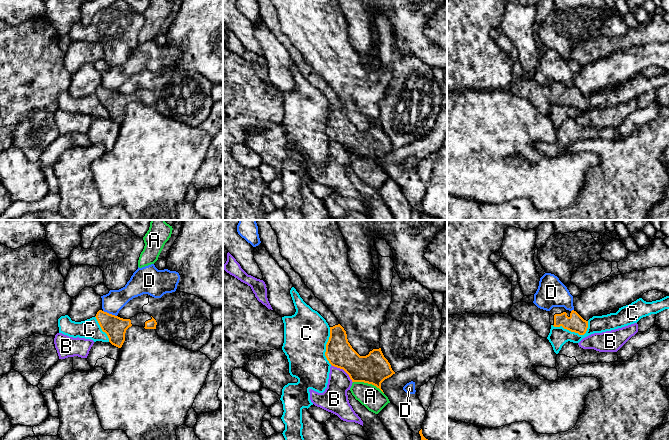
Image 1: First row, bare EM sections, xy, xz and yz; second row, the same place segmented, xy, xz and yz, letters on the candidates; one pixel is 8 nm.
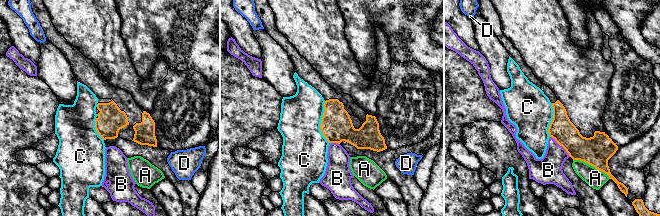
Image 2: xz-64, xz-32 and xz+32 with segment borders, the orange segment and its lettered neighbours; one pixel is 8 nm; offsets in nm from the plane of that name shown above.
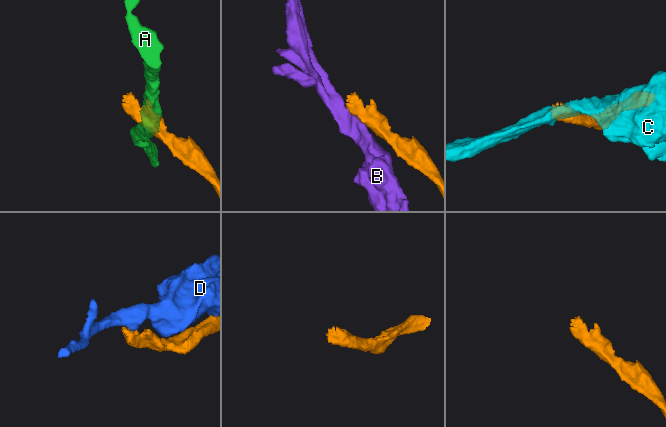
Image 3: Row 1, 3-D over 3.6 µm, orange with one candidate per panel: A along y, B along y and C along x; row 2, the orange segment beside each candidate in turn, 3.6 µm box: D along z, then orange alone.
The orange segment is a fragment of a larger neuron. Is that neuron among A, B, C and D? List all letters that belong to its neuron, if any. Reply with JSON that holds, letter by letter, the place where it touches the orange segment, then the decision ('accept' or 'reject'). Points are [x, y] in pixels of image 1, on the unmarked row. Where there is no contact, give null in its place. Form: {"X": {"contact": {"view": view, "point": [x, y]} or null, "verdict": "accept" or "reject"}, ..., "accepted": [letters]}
{"A": {"contact": {"view": "xz", "point": [368, 159]}, "verdict": "reject"}, "B": {"contact": {"view": "xz", "point": [343, 145]}, "verdict": "reject"}, "C": {"contact": {"view": "yz", "point": [574, 107]}, "verdict": "reject"}, "D": {"contact": {"view": "xy", "point": [110, 90]}, "verdict": "reject"}, "accepted": []}

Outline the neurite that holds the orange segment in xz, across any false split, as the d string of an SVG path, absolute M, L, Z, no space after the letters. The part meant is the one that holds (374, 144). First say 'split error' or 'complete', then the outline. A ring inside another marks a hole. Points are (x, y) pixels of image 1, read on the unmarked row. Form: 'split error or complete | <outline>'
split error | M257 0L258 10L262 21L273 35L288 50L290 57L303 77L317 87L330 103L330 113L326 120L325 132L329 139L343 145L352 158L364 158L381 165L381 159L395 148L384 133L381 124L373 125L366 132L360 132L350 121L344 104L339 100L335 91L315 73L290 39L282 33L278 13L270 0Z

